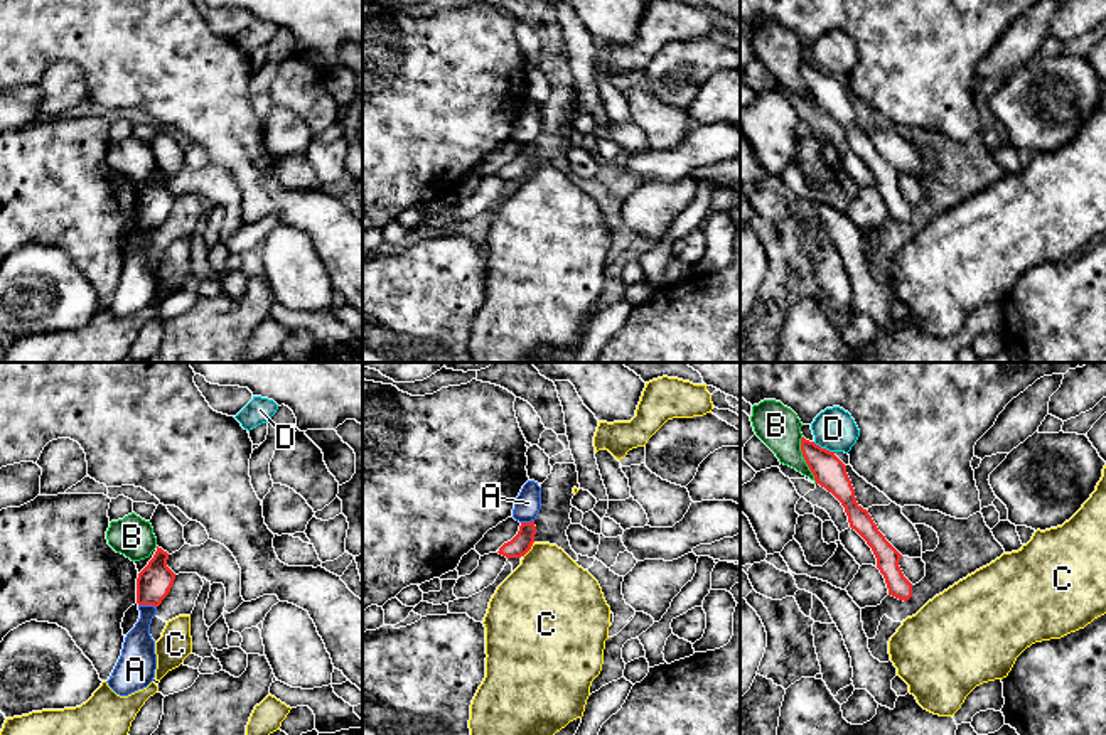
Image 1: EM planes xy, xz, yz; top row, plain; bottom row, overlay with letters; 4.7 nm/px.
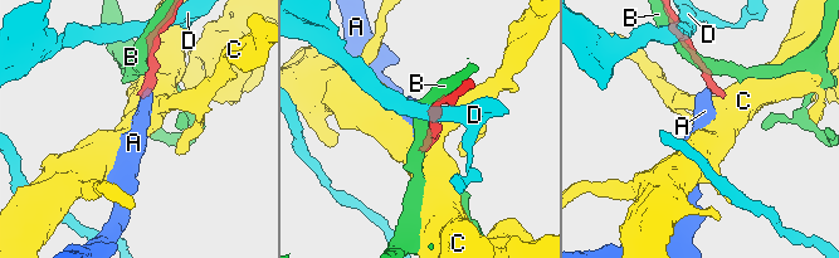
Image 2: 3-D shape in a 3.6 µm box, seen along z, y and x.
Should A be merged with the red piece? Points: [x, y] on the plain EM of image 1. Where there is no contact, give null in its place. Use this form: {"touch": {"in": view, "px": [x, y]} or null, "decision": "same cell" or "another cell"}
{"touch": {"in": "xy", "px": [147, 226]}, "decision": "another cell"}

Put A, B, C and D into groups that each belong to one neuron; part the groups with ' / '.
A / B / C / D

